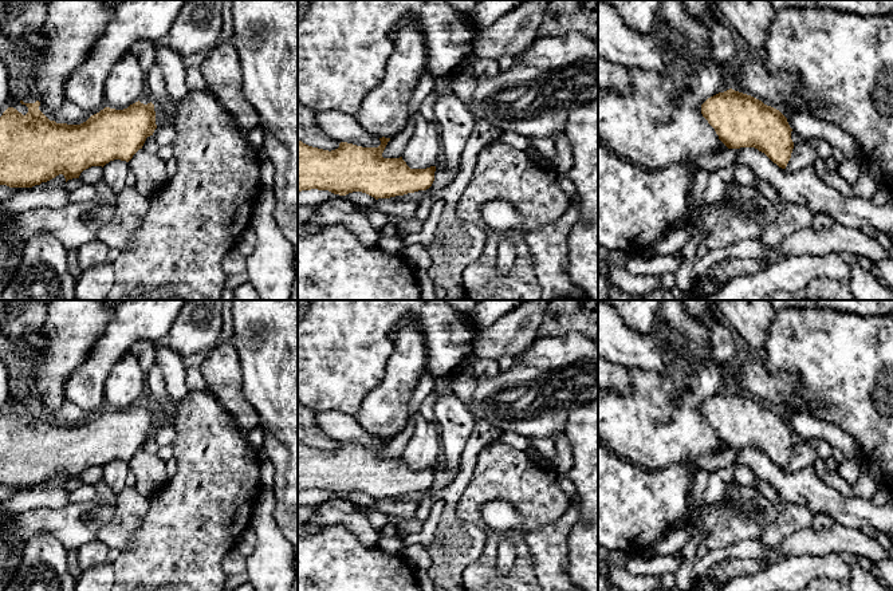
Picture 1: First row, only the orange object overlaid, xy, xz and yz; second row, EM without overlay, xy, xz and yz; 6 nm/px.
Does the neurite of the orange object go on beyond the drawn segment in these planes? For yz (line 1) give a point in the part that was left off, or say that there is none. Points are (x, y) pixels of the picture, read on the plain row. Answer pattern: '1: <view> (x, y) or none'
1: none

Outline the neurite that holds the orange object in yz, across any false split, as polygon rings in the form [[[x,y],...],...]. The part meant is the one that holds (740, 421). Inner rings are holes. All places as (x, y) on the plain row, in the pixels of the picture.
[[[729,389],[708,398],[701,414],[728,449],[755,448],[786,469],[794,449],[792,429],[779,410]]]

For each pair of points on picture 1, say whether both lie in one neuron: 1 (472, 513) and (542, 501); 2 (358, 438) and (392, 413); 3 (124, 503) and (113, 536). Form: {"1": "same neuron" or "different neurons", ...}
{"1": "same neuron", "2": "different neurons", "3": "same neuron"}

